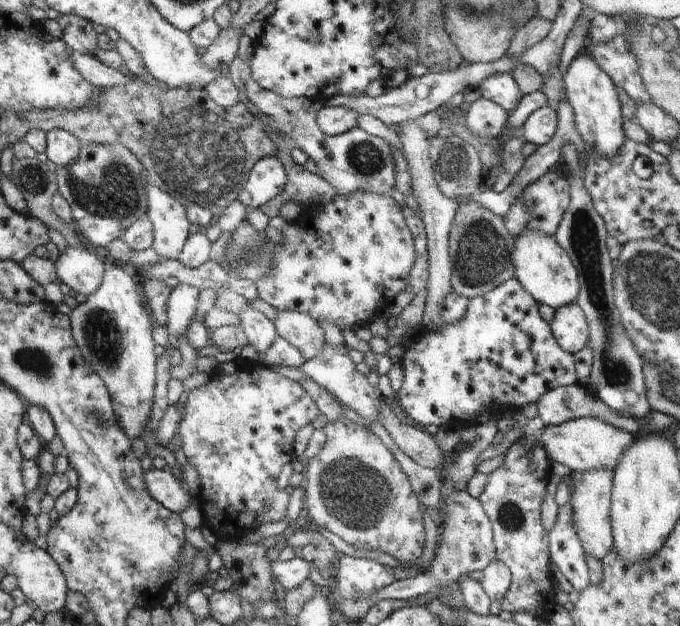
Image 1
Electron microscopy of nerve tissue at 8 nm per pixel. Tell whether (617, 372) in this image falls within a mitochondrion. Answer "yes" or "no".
yes

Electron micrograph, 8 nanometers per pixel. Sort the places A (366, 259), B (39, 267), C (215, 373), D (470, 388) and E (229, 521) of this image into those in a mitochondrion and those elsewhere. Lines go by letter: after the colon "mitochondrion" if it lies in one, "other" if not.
A: other
B: other
C: other
D: other
E: other

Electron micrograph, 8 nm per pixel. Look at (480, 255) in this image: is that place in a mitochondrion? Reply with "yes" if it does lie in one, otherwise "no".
yes

